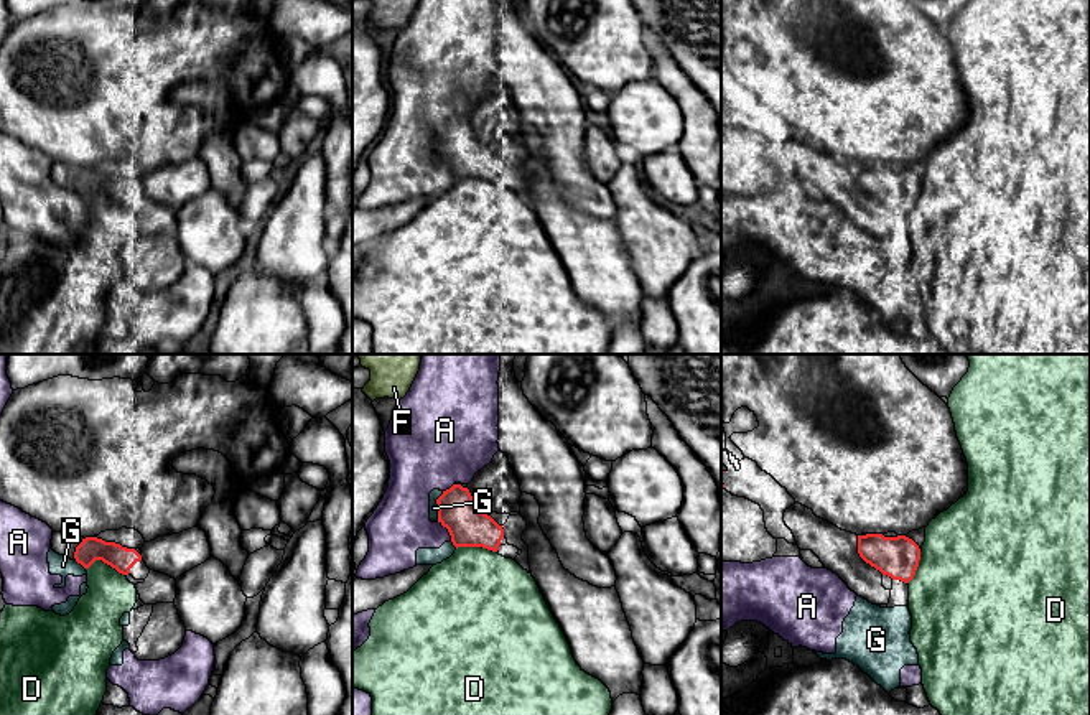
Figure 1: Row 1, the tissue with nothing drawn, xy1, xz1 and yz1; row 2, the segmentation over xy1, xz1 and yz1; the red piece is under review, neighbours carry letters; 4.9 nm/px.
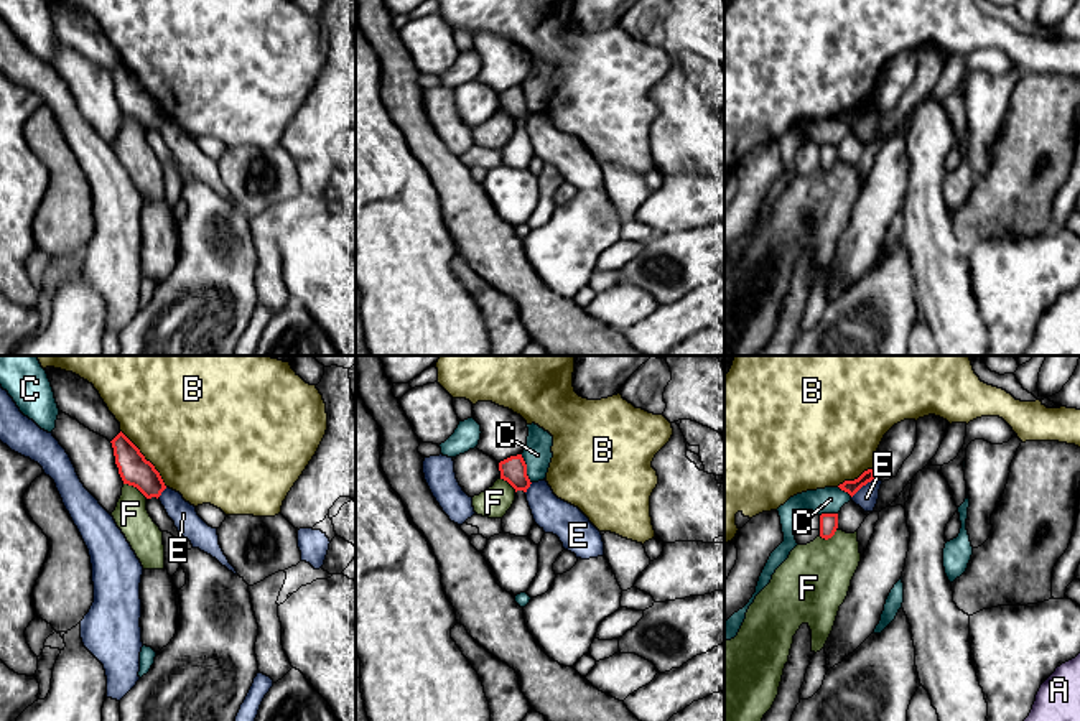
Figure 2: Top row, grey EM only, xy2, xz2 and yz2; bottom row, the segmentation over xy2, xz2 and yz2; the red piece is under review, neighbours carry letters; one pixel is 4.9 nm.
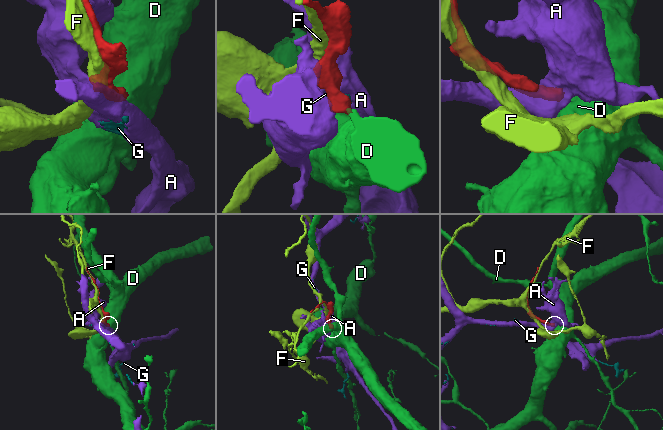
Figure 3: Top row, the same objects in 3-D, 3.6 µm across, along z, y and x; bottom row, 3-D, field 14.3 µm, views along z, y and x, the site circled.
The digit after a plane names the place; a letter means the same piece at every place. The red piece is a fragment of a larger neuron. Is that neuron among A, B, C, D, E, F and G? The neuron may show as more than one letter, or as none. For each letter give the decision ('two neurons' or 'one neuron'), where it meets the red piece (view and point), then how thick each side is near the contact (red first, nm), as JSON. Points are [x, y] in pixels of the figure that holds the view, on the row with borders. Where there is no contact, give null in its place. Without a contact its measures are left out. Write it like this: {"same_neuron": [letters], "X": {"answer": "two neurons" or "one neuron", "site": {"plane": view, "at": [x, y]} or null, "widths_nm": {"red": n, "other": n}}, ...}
{"same_neuron": [], "A": {"answer": "two neurons", "site": {"plane": "xz1", "at": [448, 531]}, "widths_nm": {"red": 190, "other": 280}}, "B": {"answer": "two neurons", "site": {"plane": "xy2", "at": [144, 458]}, "widths_nm": {"red": 150, "other": 480}}, "C": {"answer": "two neurons", "site": {"plane": "xz2", "at": [526, 469]}, "widths_nm": {"red": 130, "other": 140}}, "D": {"answer": "two neurons", "site": {"plane": "xz1", "at": [476, 546]}, "widths_nm": {"red": 190, "other": 480}}, "E": {"answer": "two neurons", "site": {"plane": "yz2", "at": [863, 484]}, "widths_nm": {"red": 70, "other": 110}}, "F": {"answer": "two neurons", "site": {"plane": "xy2", "at": [135, 486]}, "widths_nm": {"red": 150, "other": 160}}, "G": {"answer": "two neurons", "site": {"plane": "xz1", "at": [438, 506]}, "widths_nm": {"red": 190, "other": 50}}}

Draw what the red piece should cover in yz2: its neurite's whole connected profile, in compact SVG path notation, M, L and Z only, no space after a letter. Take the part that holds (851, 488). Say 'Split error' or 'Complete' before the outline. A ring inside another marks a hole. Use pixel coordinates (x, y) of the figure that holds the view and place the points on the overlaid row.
Complete. M873 469L864 471L858 479L854 481L845 481L838 487L845 492L848 492L851 497L868 482L871 482L876 477Z

